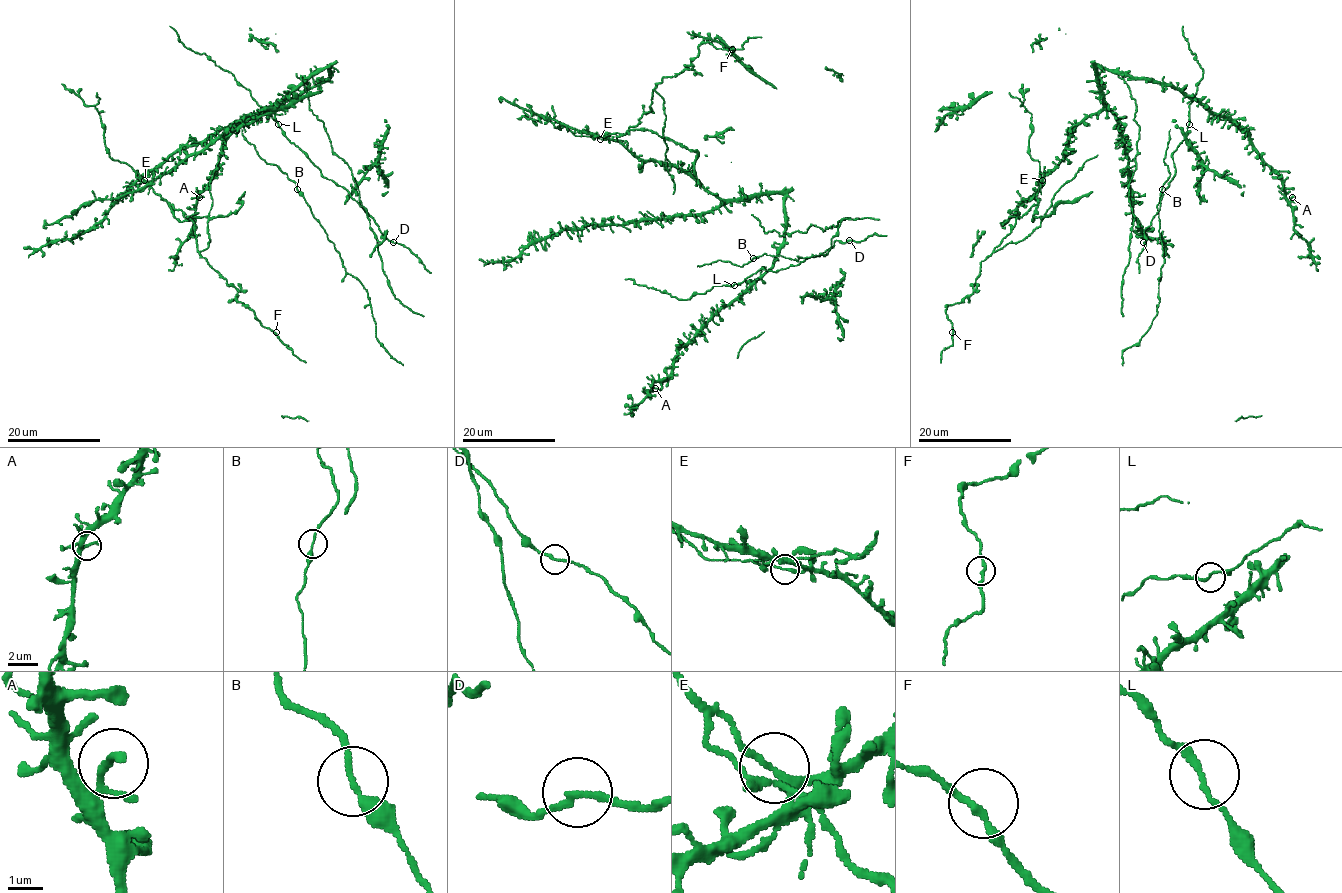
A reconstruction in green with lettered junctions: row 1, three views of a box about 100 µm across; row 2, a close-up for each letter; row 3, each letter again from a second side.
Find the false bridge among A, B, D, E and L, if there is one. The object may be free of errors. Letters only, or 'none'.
E

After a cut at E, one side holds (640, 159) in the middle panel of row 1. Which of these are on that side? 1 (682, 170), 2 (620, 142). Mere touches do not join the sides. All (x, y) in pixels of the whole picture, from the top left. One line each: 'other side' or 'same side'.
1: same side
2: same side

